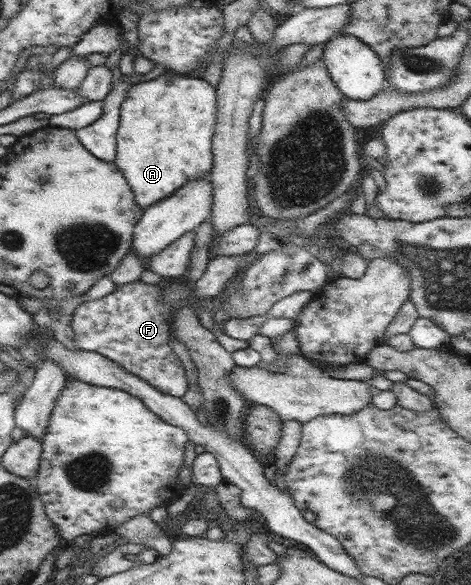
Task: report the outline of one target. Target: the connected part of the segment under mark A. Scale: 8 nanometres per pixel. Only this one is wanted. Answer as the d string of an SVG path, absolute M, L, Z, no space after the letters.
M167 73L129 86L120 107L115 165L129 182L141 211L171 196L187 180L212 174L216 87L203 77Z

